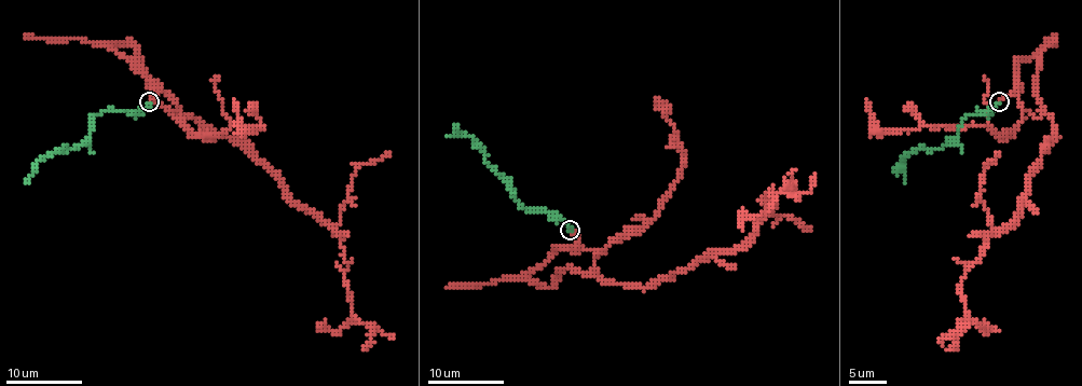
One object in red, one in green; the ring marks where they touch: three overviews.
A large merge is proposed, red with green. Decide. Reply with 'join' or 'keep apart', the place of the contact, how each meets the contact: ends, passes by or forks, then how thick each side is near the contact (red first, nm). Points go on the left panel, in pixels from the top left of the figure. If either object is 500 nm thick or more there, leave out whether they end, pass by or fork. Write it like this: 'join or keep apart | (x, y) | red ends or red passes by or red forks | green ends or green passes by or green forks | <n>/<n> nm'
join | (149, 101) | red ends | green ends | 160/190 nm

